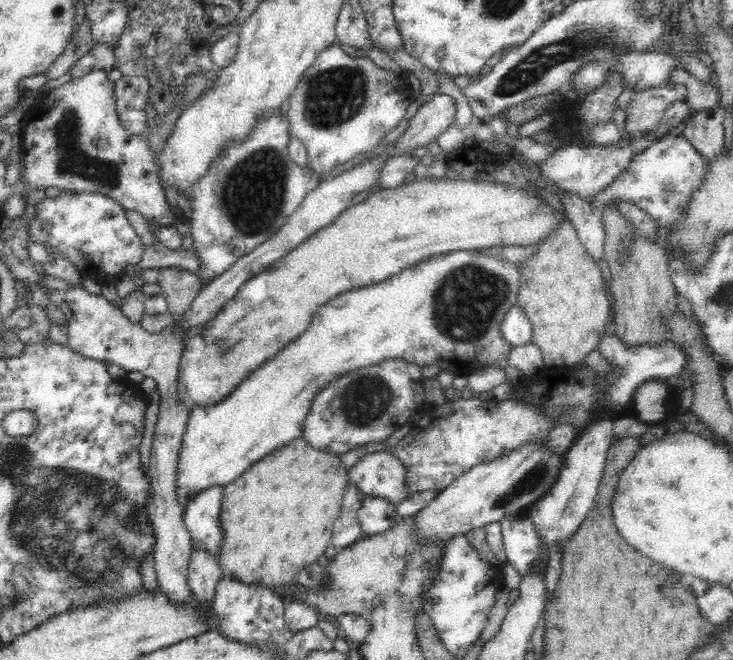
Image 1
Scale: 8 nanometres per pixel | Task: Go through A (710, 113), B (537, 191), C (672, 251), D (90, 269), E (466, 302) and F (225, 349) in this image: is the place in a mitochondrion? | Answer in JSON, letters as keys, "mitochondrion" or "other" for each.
{"A":"other","B":"other","C":"other","D":"other","E":"mitochondrion","F":"mitochondrion"}

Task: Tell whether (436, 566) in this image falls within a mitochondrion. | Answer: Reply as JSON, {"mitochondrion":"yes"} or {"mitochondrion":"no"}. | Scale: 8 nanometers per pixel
{"mitochondrion":"no"}

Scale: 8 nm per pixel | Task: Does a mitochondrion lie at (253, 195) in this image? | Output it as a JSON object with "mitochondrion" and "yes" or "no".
{"mitochondrion":"yes"}

